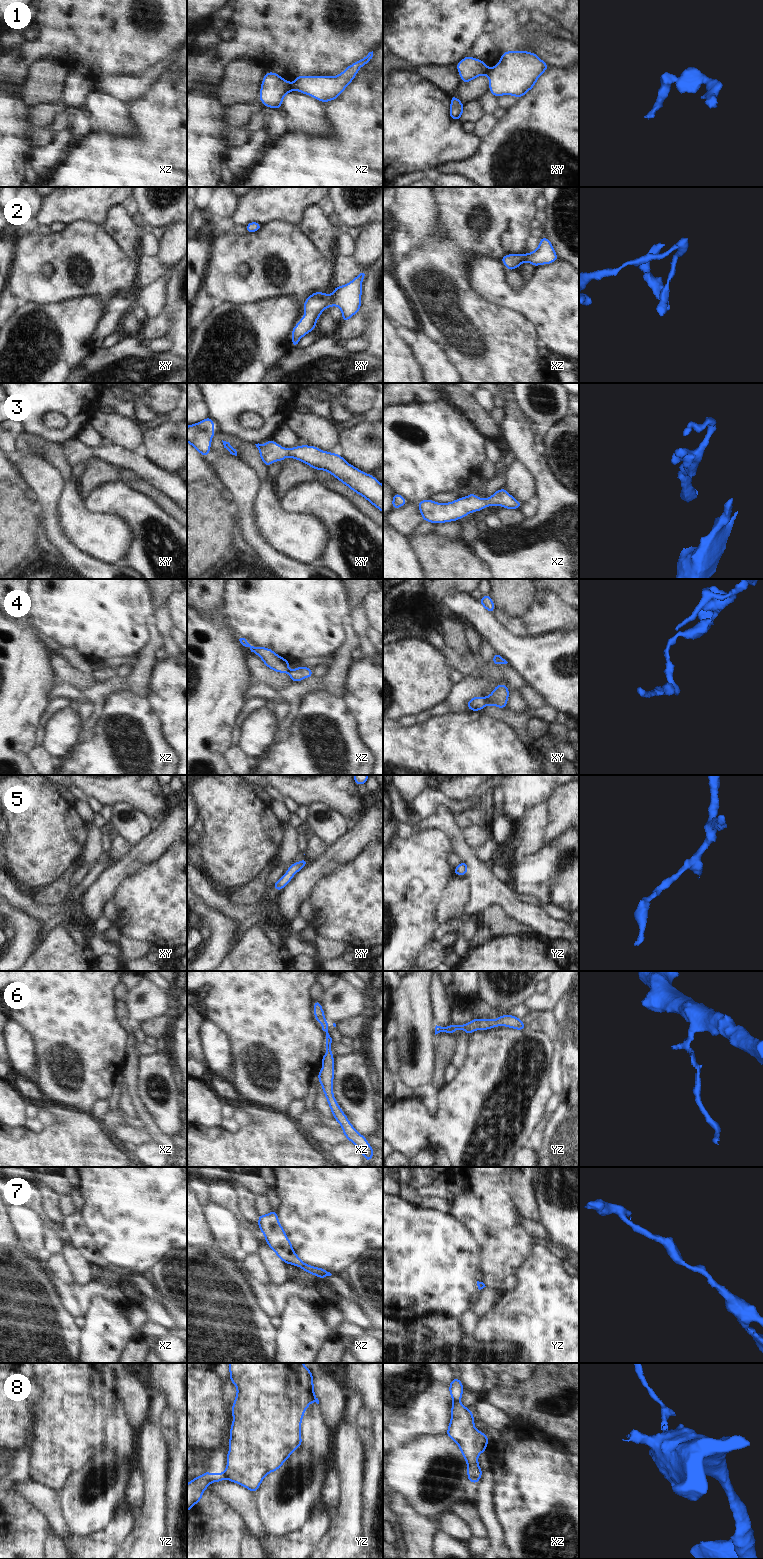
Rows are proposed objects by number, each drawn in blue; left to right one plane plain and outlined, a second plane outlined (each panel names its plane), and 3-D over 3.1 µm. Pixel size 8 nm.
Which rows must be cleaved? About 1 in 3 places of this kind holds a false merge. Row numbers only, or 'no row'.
1, 8

